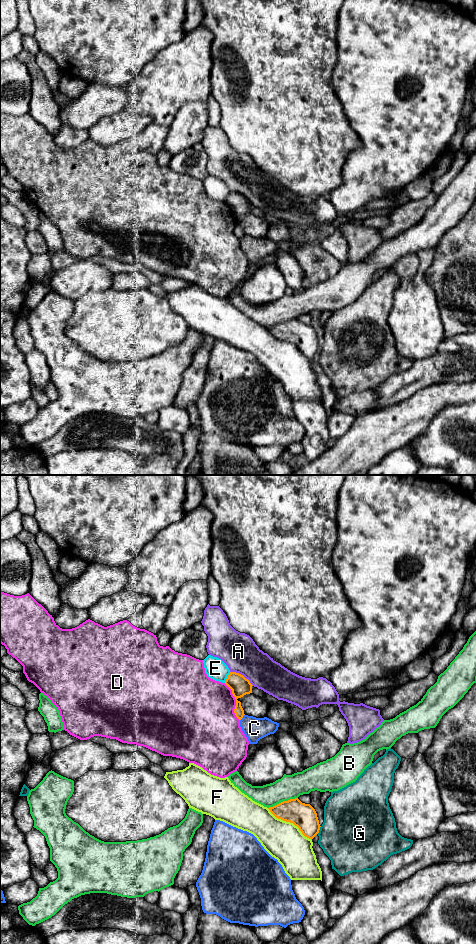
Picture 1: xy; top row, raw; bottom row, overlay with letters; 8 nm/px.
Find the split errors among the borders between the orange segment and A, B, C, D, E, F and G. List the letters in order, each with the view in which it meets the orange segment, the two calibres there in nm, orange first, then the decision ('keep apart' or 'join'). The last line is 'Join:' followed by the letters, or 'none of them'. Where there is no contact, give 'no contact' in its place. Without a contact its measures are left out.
A: xy | 160/300 nm | keep apart
B: xy | 200/190 nm | keep apart
C: xy | 160/180 nm | keep apart
D: xy | 160/440 nm | keep apart
E: xy | 160/170 nm | keep apart
F: xy | 200/300 nm | keep apart
G: xy | 200/480 nm | keep apart
Join: none of them

